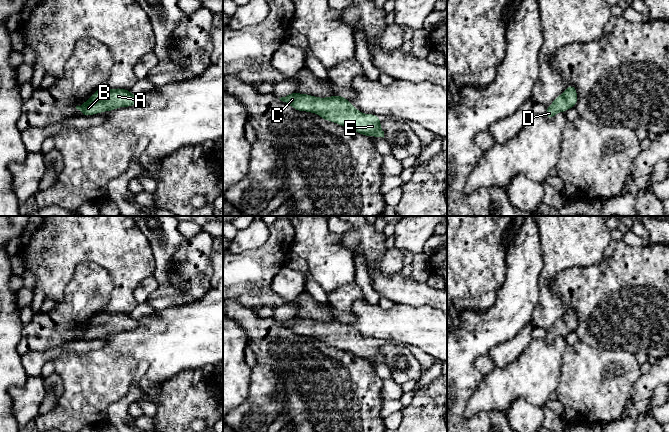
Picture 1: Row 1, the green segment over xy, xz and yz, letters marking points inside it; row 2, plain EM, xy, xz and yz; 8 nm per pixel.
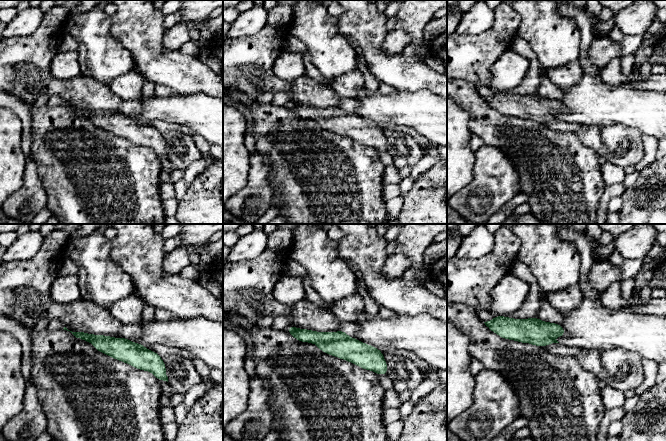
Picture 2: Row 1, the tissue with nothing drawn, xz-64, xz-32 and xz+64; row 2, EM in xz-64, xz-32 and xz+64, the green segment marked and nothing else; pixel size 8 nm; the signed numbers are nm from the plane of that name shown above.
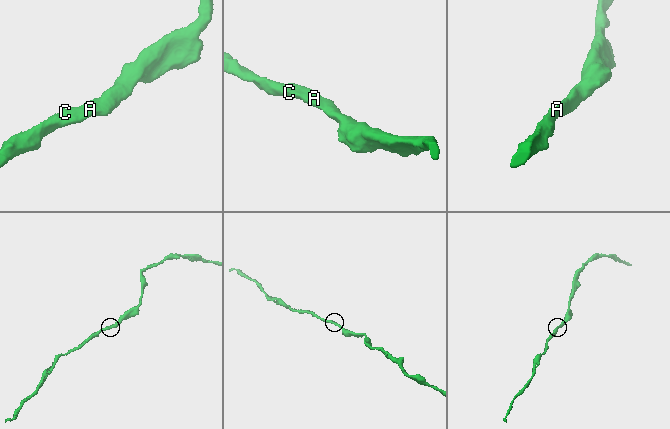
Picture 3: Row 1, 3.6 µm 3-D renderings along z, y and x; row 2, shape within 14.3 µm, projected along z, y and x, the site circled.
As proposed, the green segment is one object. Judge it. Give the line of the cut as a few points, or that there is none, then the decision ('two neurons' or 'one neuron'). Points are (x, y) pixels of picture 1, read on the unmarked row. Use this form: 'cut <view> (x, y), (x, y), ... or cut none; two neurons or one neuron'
cut none; one neuron

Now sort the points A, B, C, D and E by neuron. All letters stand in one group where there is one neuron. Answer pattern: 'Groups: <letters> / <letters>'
Groups: A B C D E

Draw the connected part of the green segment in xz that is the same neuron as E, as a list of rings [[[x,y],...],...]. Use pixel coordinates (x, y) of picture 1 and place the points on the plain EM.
[[[291,317],[279,322],[297,335],[307,335],[318,338],[321,342],[346,350],[354,355],[371,361],[383,361],[380,350],[381,342],[373,338],[363,338],[353,331],[353,328],[342,320],[319,322],[307,318]]]

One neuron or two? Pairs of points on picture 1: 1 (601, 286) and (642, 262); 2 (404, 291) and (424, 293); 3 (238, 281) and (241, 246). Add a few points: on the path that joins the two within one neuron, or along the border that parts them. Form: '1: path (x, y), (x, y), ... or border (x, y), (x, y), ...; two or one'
1: path (611, 286), (618, 286), (632, 272); one
2: path (409, 292), (419, 293); one
3: border (262, 245), (251, 250), (244, 250), (233, 254); two

